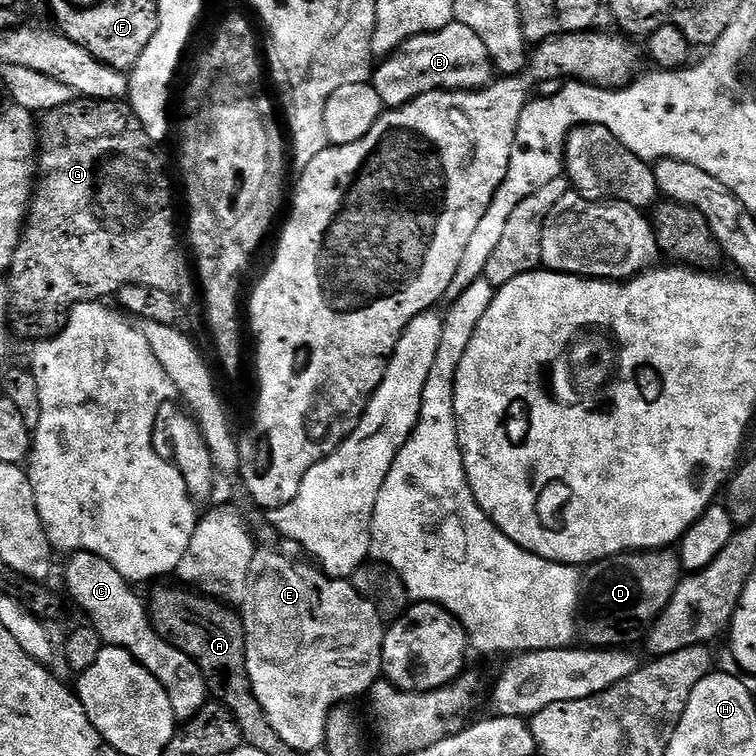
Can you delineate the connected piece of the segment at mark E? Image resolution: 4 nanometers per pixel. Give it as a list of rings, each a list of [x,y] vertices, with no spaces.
[[[272,552],[264,560],[264,569],[255,577],[250,588],[250,609],[252,613],[243,617],[244,635],[248,637],[248,677],[252,683],[254,694],[262,706],[264,716],[274,730],[278,730],[278,738],[286,742],[286,746],[294,746],[301,754],[307,754],[316,748],[325,747],[327,720],[338,706],[343,705],[344,700],[352,700],[355,696],[363,697],[368,689],[381,679],[384,663],[382,662],[382,650],[384,649],[385,621],[381,620],[378,610],[358,594],[358,590],[348,580],[333,580],[325,572],[321,572],[315,563],[309,562],[303,555],[287,556],[284,552]]]

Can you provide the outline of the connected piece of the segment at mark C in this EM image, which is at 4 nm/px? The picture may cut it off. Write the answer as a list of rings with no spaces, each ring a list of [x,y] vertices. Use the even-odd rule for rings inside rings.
[[[77,555],[68,564],[68,588],[76,599],[76,604],[89,616],[91,627],[95,628],[105,645],[112,645],[126,650],[142,666],[162,682],[174,706],[177,721],[192,720],[209,703],[208,682],[200,668],[185,652],[178,650],[170,642],[158,635],[152,626],[149,609],[140,601],[135,587],[128,583],[110,562],[97,556]]]

